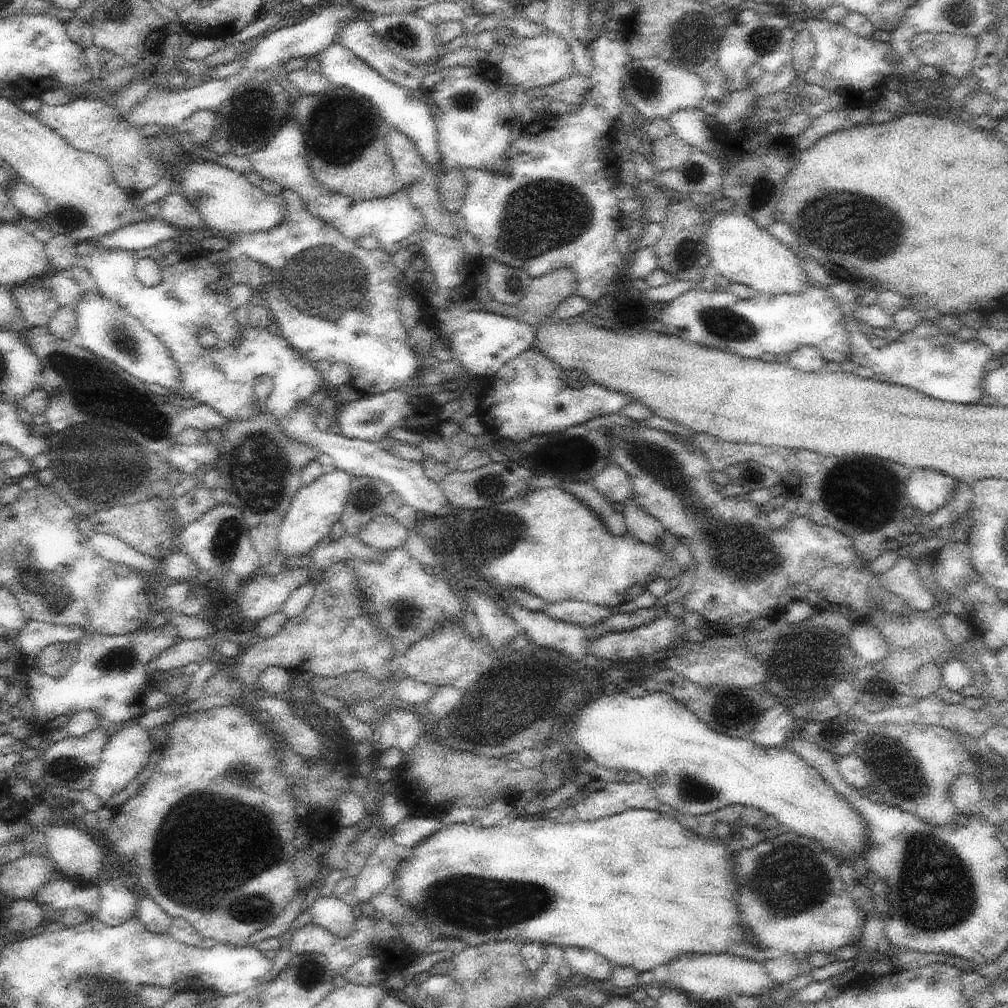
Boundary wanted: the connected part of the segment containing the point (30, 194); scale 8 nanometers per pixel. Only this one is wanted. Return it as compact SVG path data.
M21 179L12 186L10 194L12 194L12 202L20 214L29 216L35 221L42 220L46 216L46 210L48 210L46 197L35 186L26 184Z

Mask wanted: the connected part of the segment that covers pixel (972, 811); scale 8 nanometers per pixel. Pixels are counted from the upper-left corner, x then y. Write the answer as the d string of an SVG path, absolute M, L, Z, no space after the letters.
M962 774L950 788L950 798L958 812L966 816L980 814L980 802L985 798L981 780L973 774Z

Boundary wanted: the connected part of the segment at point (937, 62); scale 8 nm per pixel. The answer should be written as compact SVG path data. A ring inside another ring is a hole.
M920 33L910 49L923 65L938 66L943 75L962 80L973 73L977 48L976 37L970 35Z

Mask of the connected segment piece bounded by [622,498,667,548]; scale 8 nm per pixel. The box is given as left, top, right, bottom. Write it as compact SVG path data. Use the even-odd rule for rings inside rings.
M630 498L628 502L624 503L622 516L624 516L629 532L640 542L663 548L666 528L654 516L650 516L646 510L640 508L634 502L634 498Z

